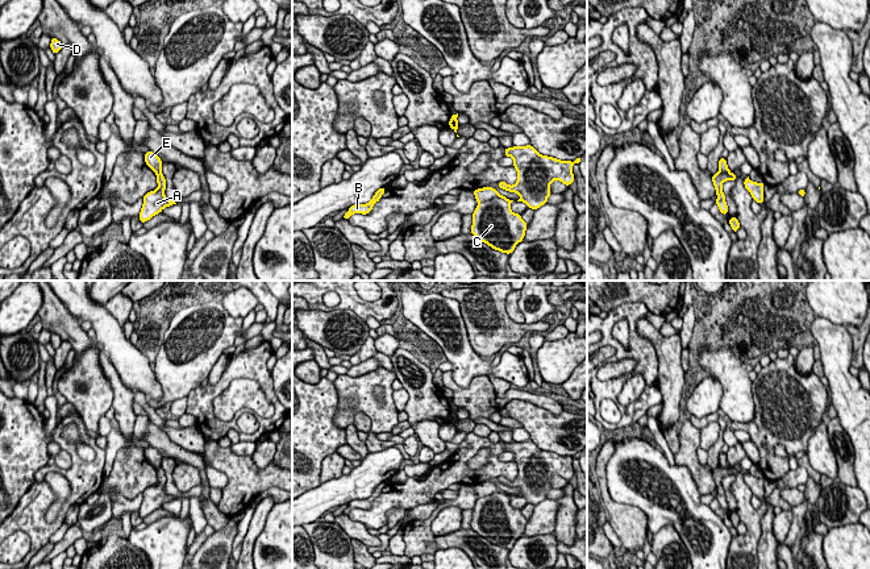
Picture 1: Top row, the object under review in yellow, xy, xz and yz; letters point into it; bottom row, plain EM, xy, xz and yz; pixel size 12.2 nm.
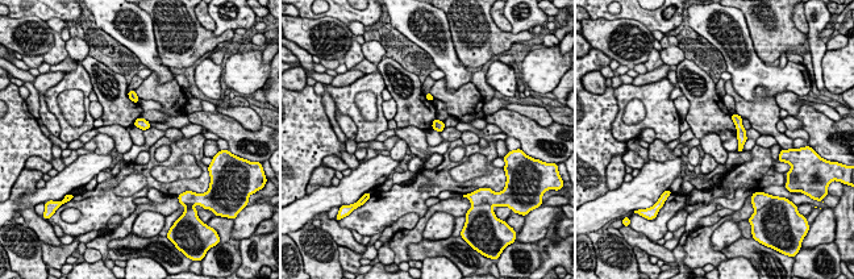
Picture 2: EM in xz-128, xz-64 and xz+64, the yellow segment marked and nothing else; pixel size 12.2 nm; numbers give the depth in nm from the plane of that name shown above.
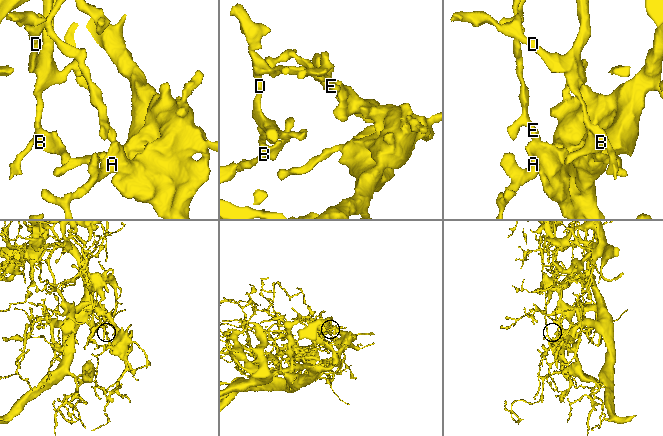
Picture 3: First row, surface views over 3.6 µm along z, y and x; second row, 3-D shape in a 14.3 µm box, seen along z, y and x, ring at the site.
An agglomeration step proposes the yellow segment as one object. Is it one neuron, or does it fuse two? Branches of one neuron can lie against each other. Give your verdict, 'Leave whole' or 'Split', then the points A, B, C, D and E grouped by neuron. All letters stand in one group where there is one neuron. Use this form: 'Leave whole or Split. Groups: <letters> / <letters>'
Split. Groups: A B C D / E

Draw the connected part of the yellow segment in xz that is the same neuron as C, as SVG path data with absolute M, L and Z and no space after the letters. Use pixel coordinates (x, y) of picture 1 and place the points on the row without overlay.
M494 482L473 487L478 501L473 507L471 529L495 545L512 549L528 523L521 510L511 506L513 495L501 491Z

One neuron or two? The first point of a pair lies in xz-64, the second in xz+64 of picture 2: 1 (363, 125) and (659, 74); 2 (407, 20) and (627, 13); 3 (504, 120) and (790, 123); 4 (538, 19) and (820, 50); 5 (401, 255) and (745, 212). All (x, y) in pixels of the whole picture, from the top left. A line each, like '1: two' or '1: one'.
1: two
2: two
3: two
4: one
5: one

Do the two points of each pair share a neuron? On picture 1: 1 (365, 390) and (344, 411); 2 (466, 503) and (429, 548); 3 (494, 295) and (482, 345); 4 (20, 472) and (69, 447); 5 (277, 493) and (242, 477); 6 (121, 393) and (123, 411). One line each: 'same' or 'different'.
1: same
2: same
3: same
4: different
5: different
6: same

